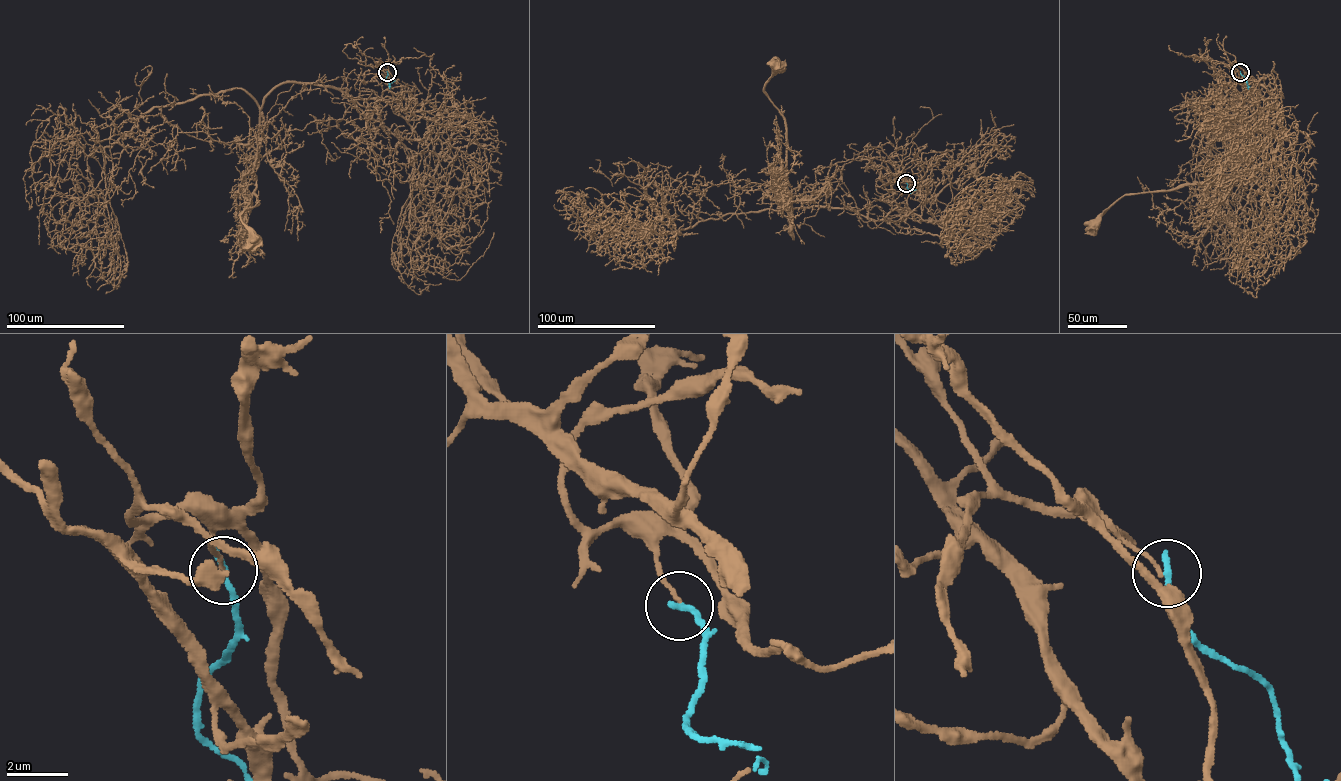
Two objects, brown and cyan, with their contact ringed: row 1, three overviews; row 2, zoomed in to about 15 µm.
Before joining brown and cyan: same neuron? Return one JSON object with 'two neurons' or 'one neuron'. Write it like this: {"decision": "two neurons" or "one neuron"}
{"decision": "two neurons"}

